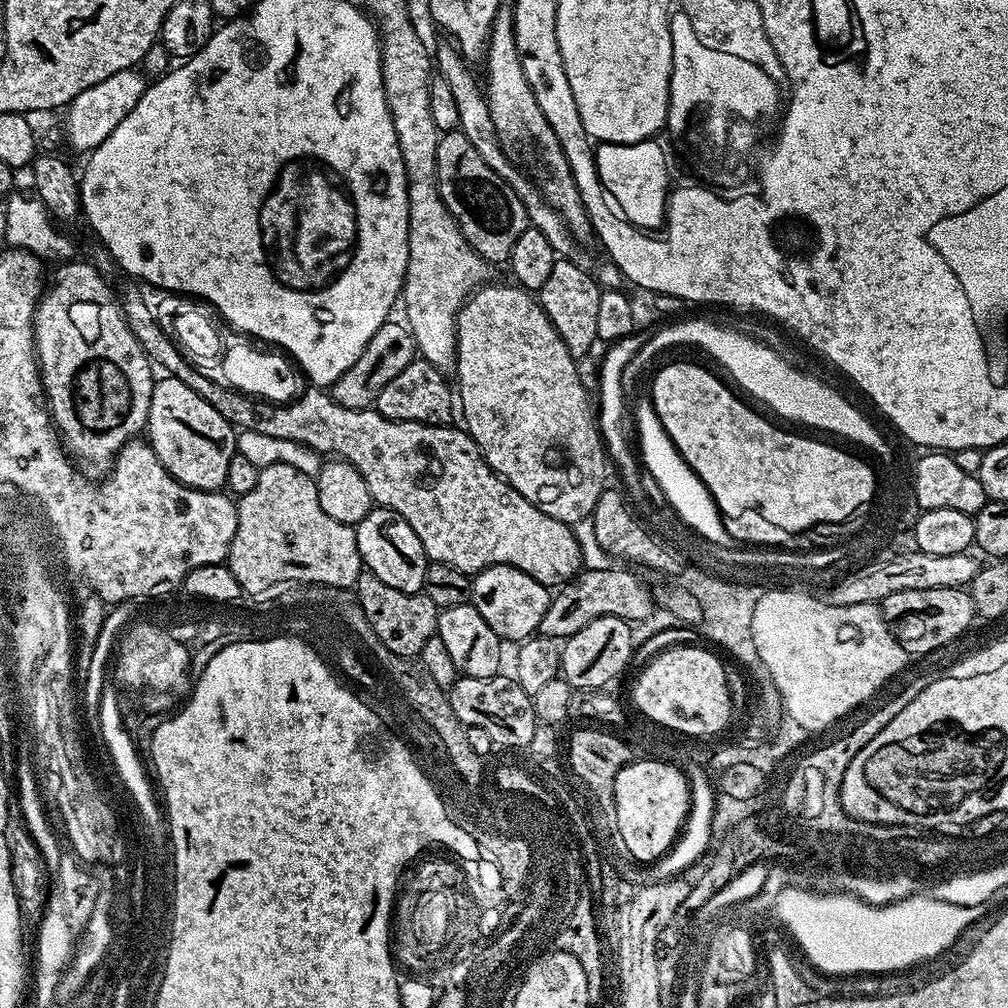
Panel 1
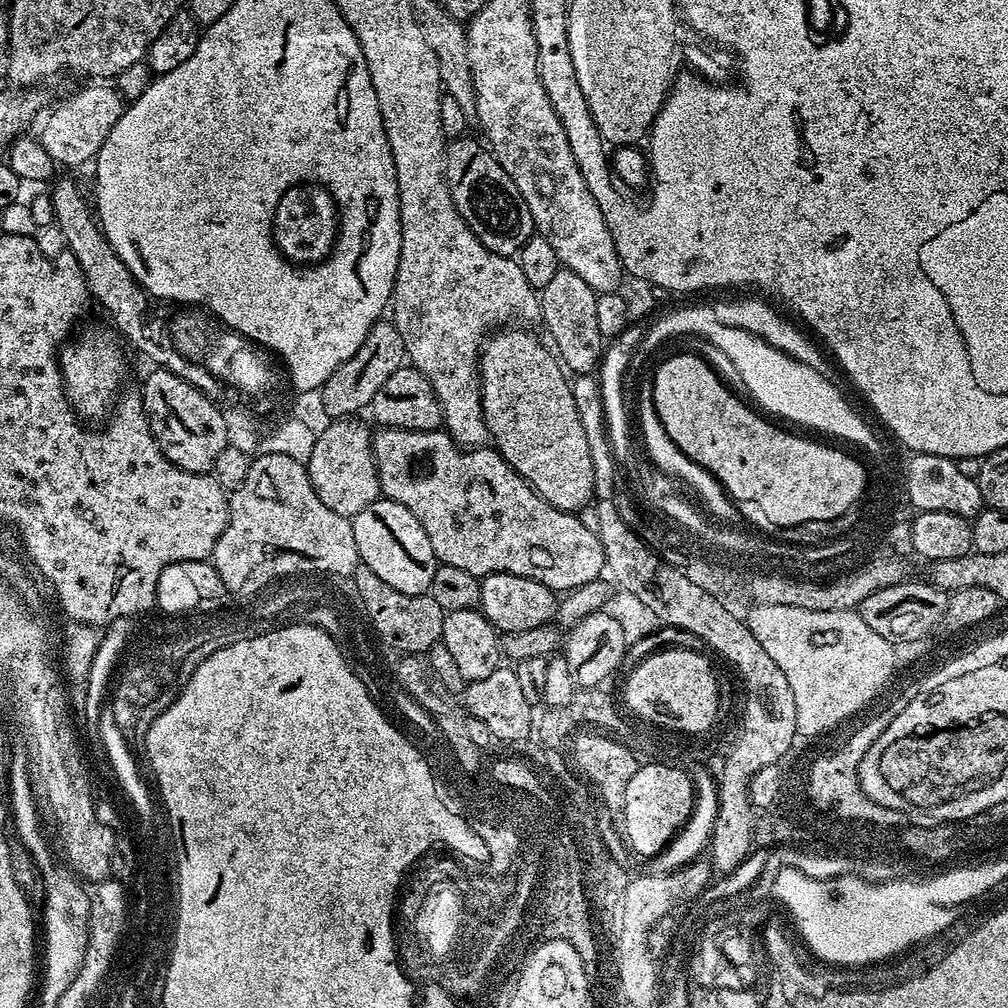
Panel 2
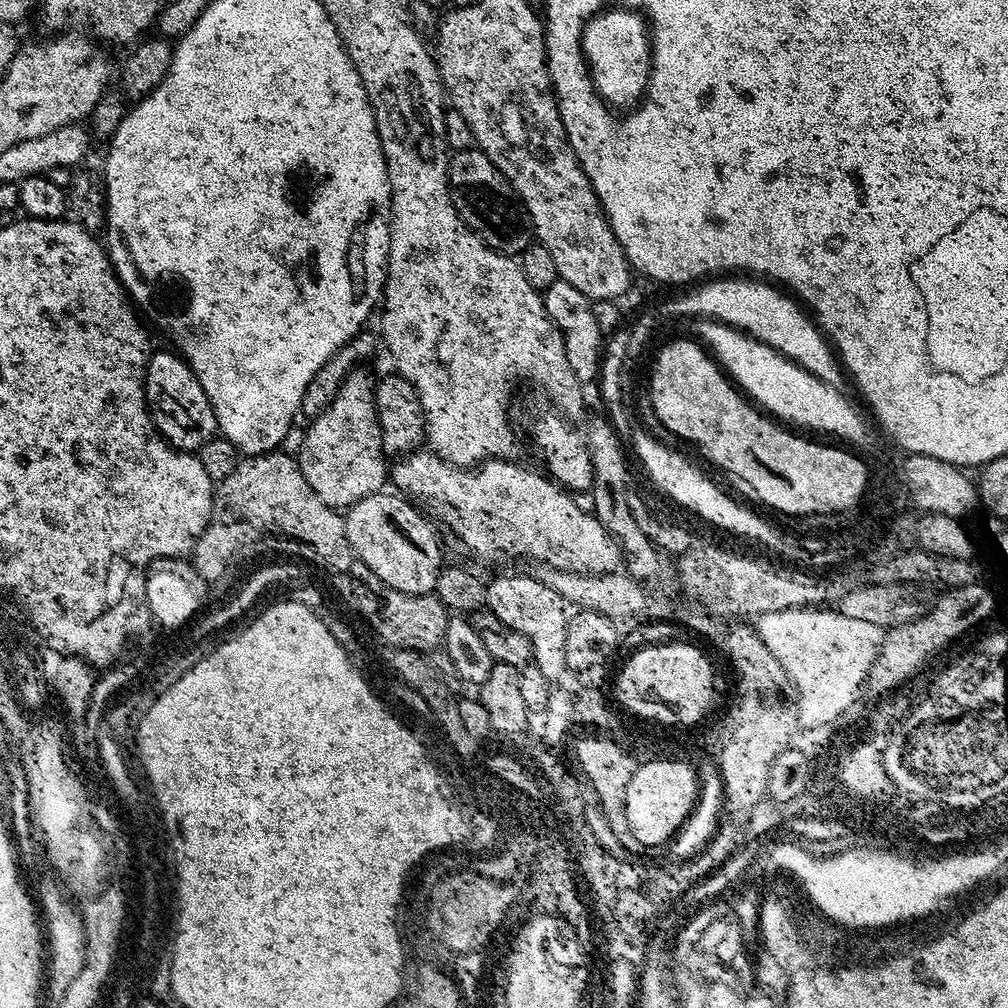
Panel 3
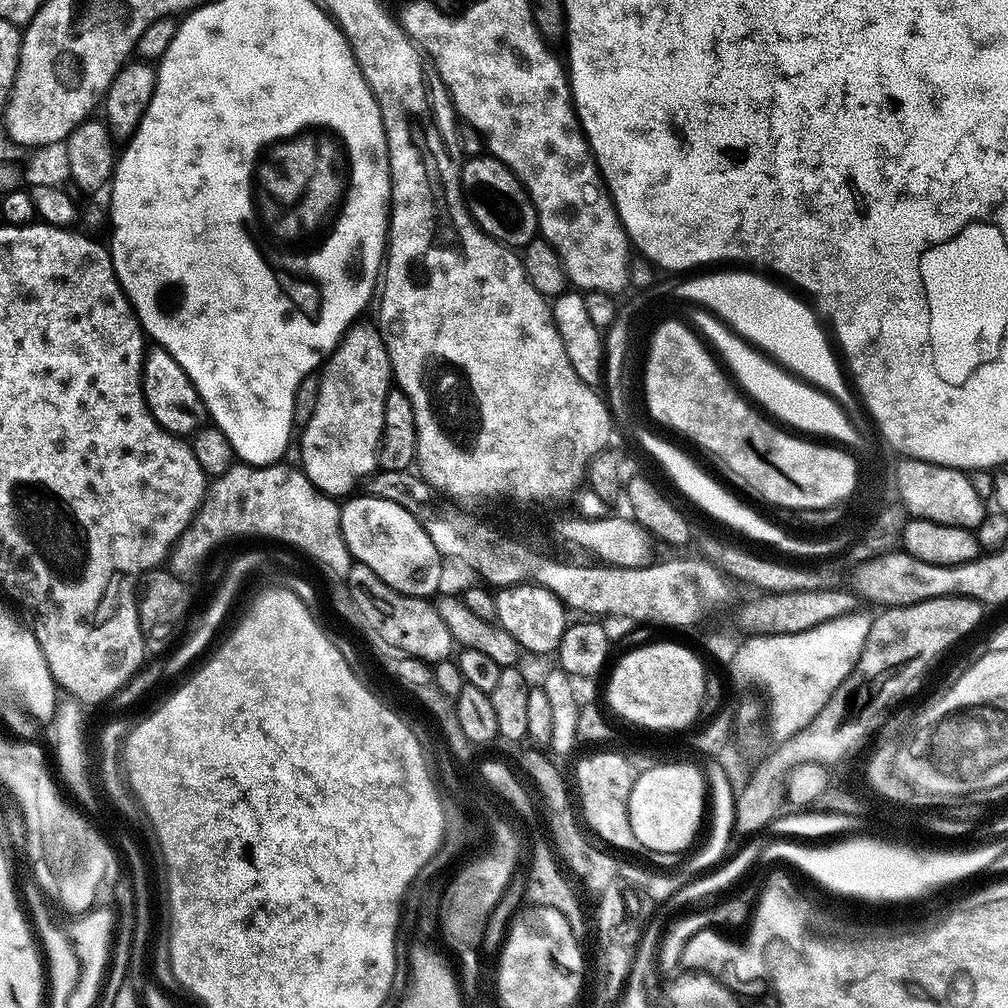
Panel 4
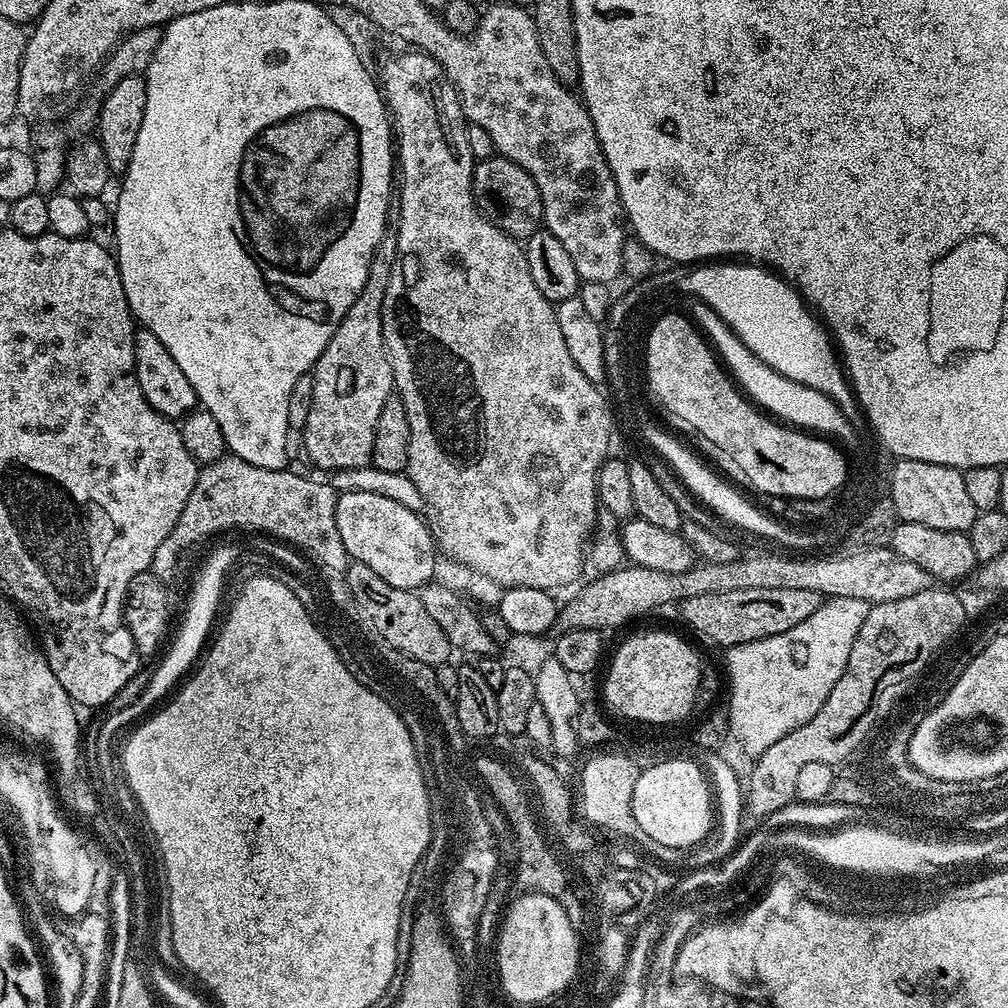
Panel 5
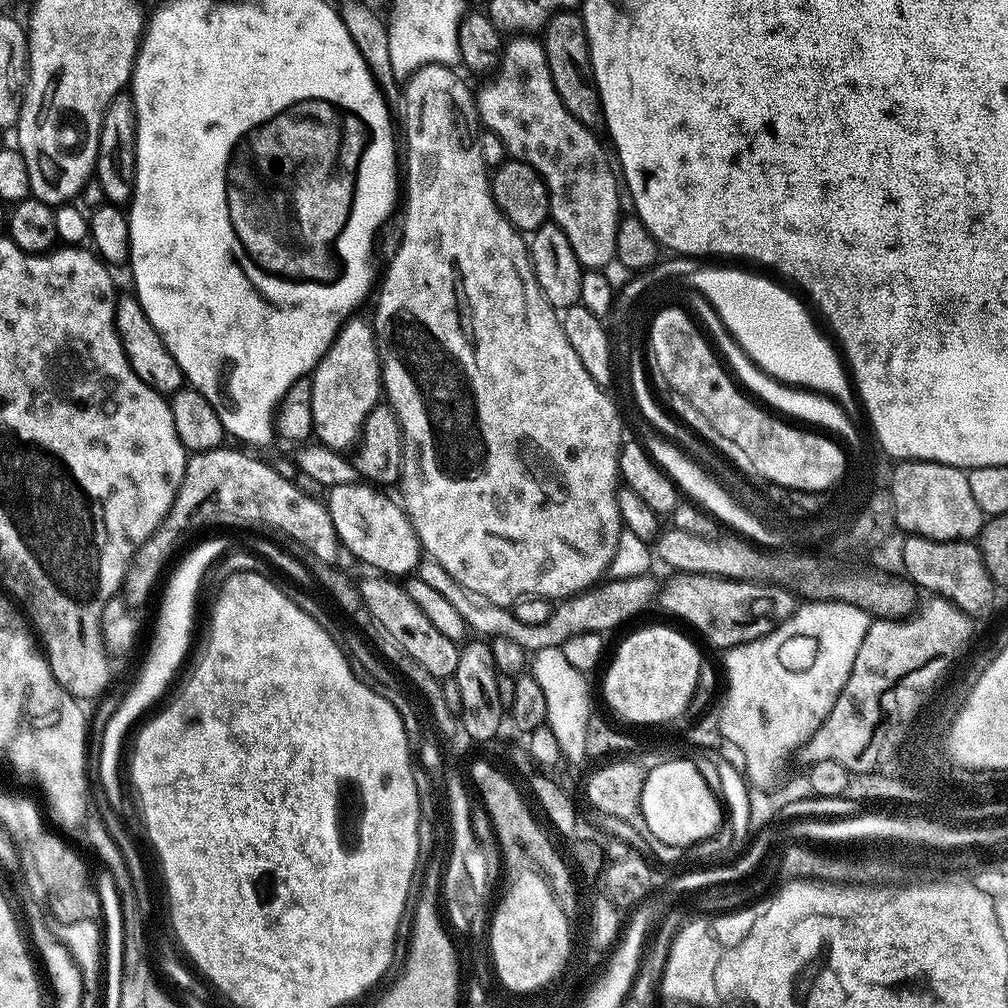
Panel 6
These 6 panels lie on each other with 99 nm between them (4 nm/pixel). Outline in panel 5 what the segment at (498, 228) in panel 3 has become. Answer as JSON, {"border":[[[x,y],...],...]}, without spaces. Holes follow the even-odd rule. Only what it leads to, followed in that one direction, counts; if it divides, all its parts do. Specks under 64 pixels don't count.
{"border":[[[497,154],[485,160],[475,161],[472,169],[472,193],[474,202],[480,207],[480,213],[515,240],[527,241],[530,234],[534,234],[542,227],[544,218],[542,194],[538,194],[534,178],[526,174],[522,166],[510,162],[505,156]]]}

